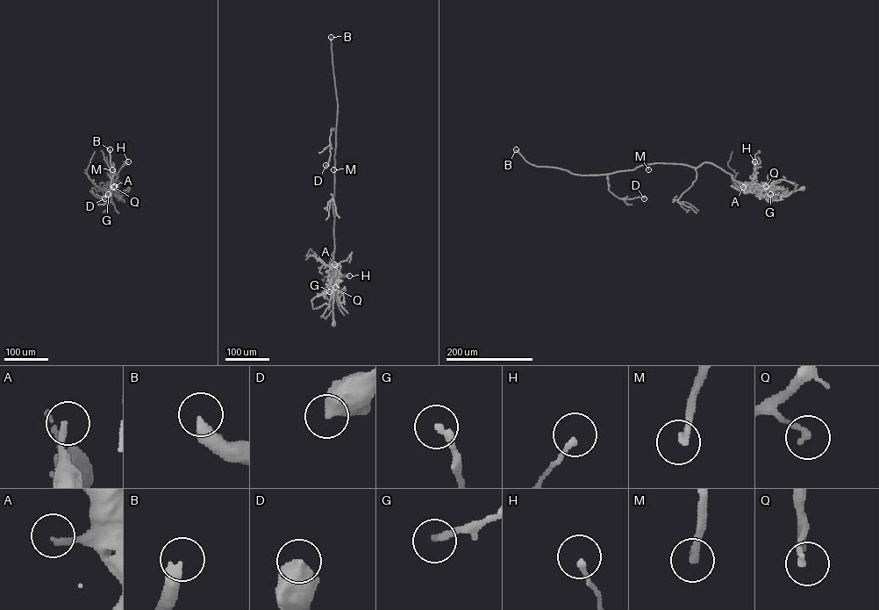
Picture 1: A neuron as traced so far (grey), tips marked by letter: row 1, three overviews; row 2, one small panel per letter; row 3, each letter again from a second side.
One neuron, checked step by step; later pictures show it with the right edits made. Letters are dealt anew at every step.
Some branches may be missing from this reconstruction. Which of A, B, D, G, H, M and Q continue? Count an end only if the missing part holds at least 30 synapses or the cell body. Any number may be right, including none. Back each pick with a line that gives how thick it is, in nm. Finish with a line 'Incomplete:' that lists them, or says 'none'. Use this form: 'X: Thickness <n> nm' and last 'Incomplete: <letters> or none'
A: Thickness 180 nm
B: Thickness 400 nm
M: Thickness 240 nm
Incomplete: A, B, M

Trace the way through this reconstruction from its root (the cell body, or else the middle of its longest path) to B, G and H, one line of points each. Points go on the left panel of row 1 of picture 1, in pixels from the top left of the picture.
B: (112, 188), (112, 162), (117, 175), (111, 166), (110, 149)
G: (112, 188), (111, 194), (112, 183), (112, 190), (108, 194)
H: (112, 188), (117, 175), (128, 161)

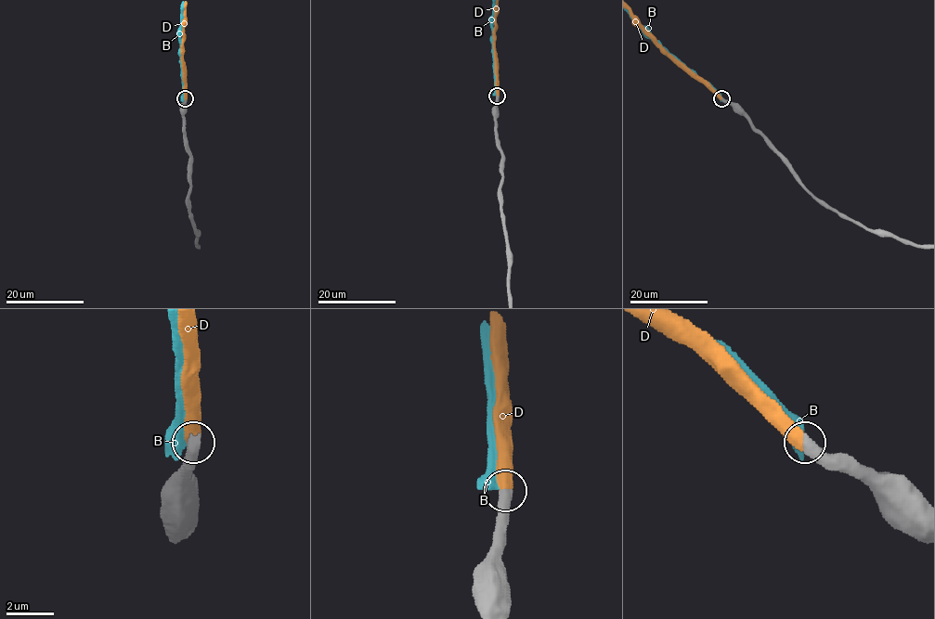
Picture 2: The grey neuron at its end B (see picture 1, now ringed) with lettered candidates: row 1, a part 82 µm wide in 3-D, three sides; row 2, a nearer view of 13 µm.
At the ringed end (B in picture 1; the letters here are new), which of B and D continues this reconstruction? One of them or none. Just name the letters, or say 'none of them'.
D

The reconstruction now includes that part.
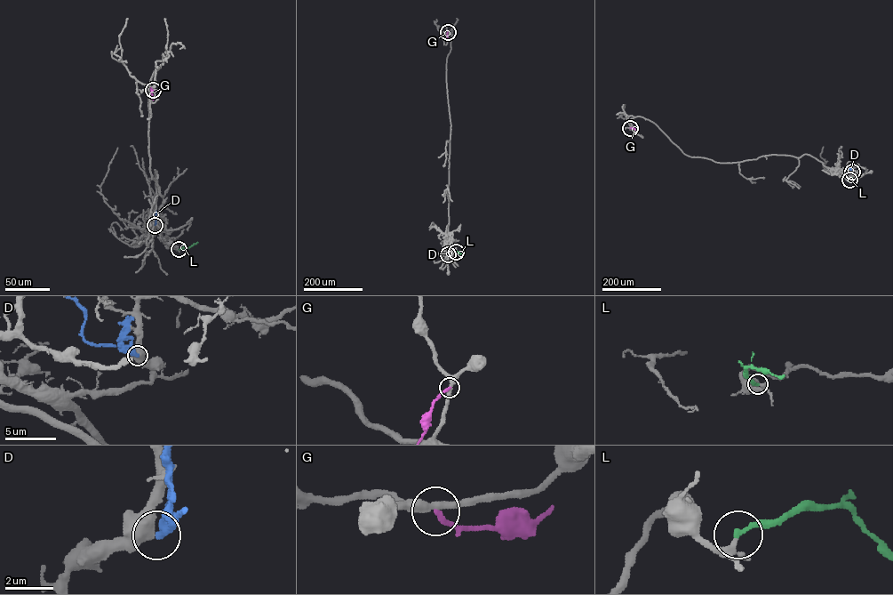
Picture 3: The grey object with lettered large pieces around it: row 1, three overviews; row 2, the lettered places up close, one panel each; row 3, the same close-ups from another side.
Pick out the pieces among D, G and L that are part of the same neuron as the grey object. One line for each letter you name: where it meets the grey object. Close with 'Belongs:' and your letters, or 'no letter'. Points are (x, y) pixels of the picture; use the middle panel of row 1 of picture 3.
L: (456, 252)
Belongs: L

